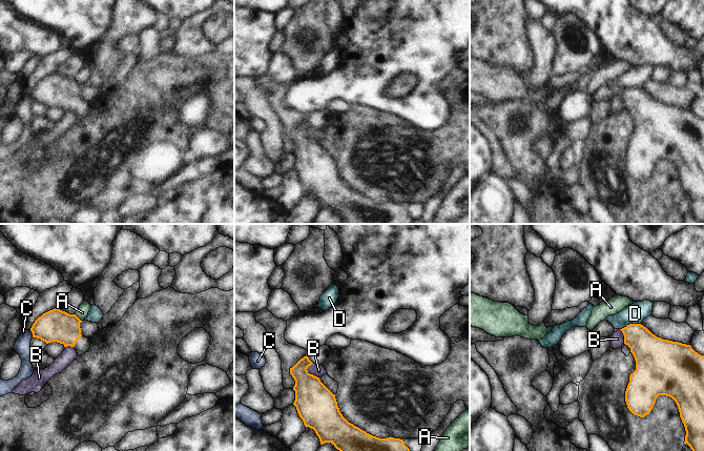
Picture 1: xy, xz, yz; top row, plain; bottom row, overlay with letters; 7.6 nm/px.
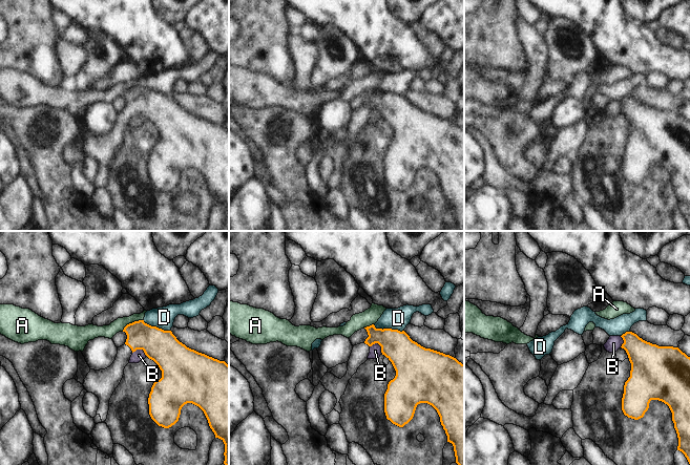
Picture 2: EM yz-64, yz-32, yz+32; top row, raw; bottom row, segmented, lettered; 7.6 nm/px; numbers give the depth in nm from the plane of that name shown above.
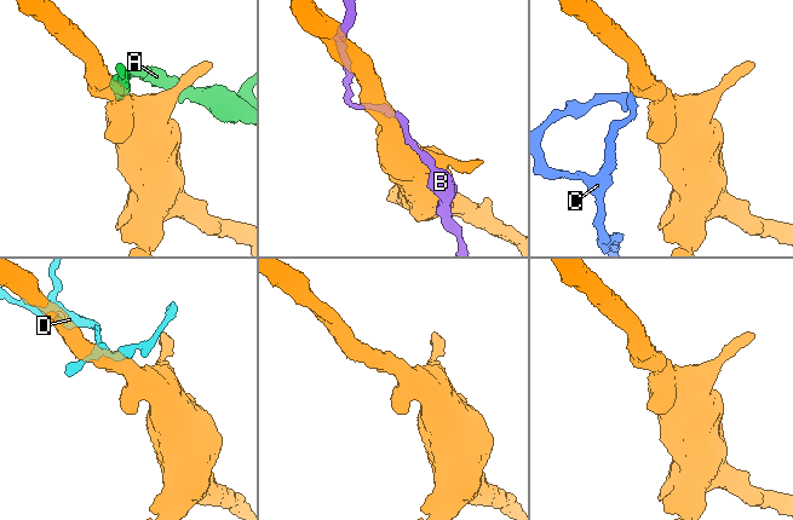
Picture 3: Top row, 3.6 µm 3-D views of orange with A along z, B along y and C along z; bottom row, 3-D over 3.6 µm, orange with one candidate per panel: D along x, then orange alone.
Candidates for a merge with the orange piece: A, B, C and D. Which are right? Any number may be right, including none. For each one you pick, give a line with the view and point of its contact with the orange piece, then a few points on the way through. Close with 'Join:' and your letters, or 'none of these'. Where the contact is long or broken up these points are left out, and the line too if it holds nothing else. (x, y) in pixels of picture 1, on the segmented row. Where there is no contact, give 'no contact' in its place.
Join: none of these

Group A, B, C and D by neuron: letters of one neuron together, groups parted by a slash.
A / B / C / D

